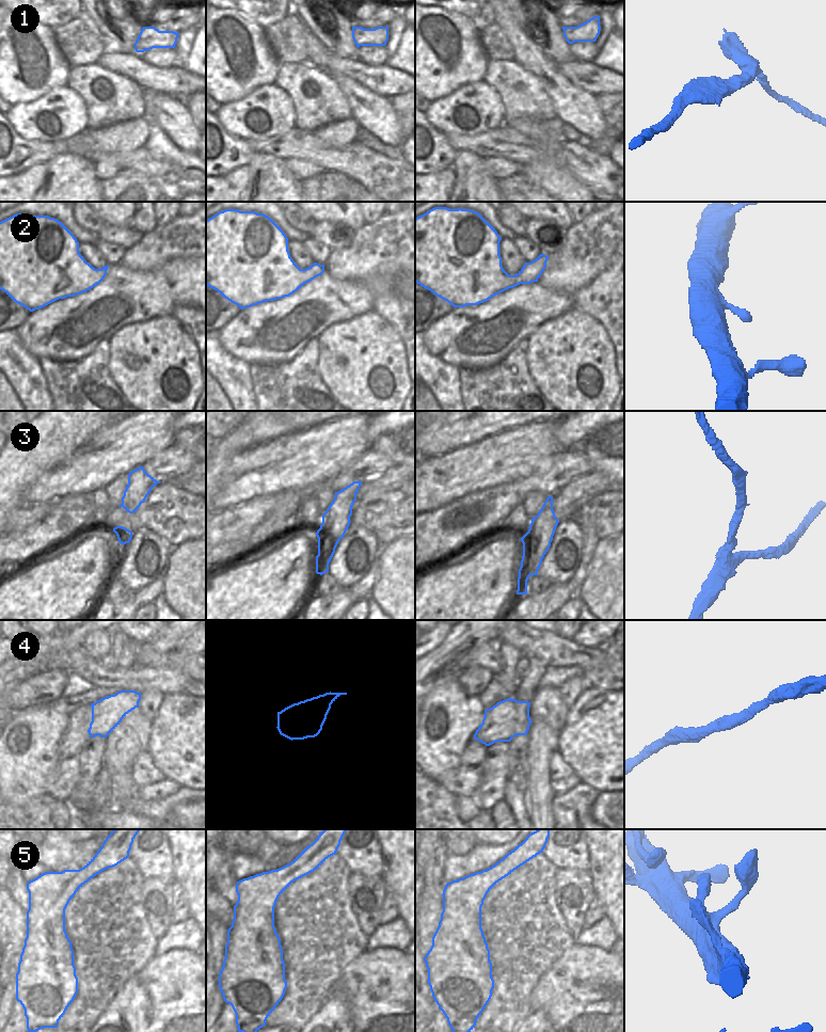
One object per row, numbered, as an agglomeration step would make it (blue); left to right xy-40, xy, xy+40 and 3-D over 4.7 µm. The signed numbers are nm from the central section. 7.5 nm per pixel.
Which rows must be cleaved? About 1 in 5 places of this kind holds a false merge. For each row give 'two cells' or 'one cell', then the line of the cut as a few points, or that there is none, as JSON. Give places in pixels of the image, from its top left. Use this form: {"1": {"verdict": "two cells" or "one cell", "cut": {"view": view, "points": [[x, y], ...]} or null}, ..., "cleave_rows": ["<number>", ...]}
{"1": {"verdict": "one cell", "cut": null}, "2": {"verdict": "one cell", "cut": null}, "3": {"verdict": "one cell", "cut": null}, "4": {"verdict": "one cell", "cut": null}, "5": {"verdict": "one cell", "cut": null}, "cleave_rows": []}

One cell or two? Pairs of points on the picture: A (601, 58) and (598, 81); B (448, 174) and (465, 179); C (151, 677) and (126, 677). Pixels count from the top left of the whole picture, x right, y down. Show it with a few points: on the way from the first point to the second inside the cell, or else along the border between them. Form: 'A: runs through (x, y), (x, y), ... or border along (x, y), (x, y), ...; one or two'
A: border along (590, 61), (613, 70); two
B: border along (451, 168), (455, 174), (453, 190); two
C: runs through (144, 677), (132, 677); one

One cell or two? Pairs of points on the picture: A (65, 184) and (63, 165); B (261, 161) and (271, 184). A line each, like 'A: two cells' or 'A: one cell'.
A: one cell
B: one cell

